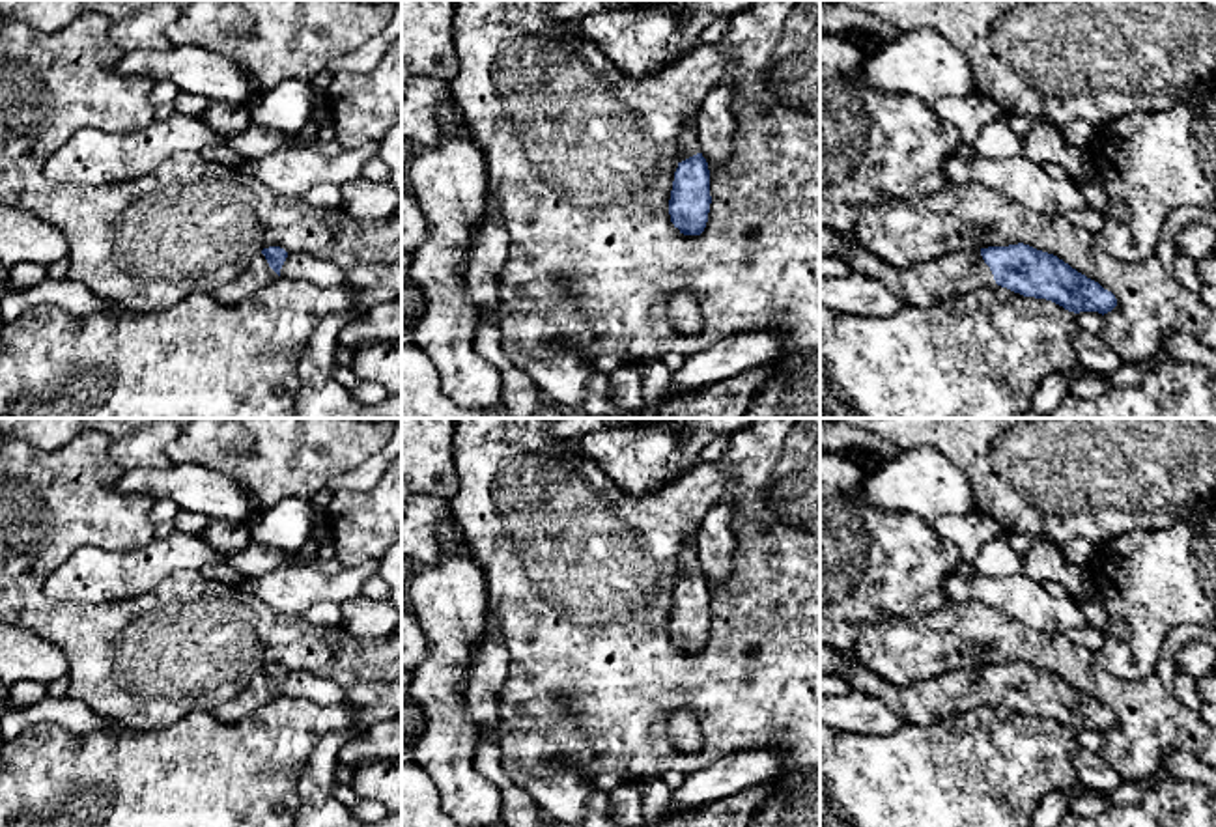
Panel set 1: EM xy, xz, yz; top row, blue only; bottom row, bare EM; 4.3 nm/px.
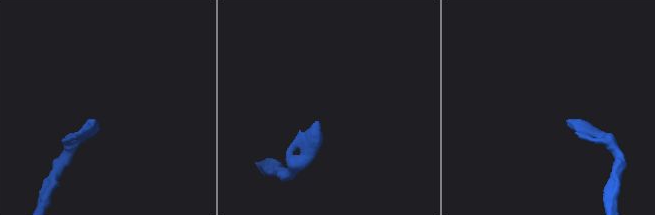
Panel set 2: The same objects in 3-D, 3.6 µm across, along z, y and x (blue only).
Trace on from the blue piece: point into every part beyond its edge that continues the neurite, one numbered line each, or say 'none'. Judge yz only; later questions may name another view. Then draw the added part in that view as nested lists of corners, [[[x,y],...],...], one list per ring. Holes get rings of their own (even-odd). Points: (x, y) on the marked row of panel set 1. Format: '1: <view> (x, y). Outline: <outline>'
1: yz (923, 284). Outline: [[[820,224],[820,256],[837,258],[852,271],[882,282],[904,304],[930,306],[951,295],[964,295],[986,286],[997,286],[981,250],[949,254],[940,259],[893,267],[865,248],[854,233],[841,233]]]

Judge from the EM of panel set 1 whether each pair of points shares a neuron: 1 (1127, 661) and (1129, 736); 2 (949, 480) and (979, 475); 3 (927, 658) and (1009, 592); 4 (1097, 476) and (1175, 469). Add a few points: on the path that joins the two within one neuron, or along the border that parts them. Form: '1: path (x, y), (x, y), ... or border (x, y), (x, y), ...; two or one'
1: border (1160, 650), (1140, 678), (1112, 674), (1093, 654); two
2: border (934, 447), (966, 476), (975, 504); two
3: border (949, 598), (998, 607), (1030, 630); two
4: path (1116, 478), (1157, 478); one

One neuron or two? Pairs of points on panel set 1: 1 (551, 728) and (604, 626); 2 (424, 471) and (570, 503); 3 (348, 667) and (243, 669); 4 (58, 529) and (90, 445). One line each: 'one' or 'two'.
1: one
2: two
3: one
4: one

